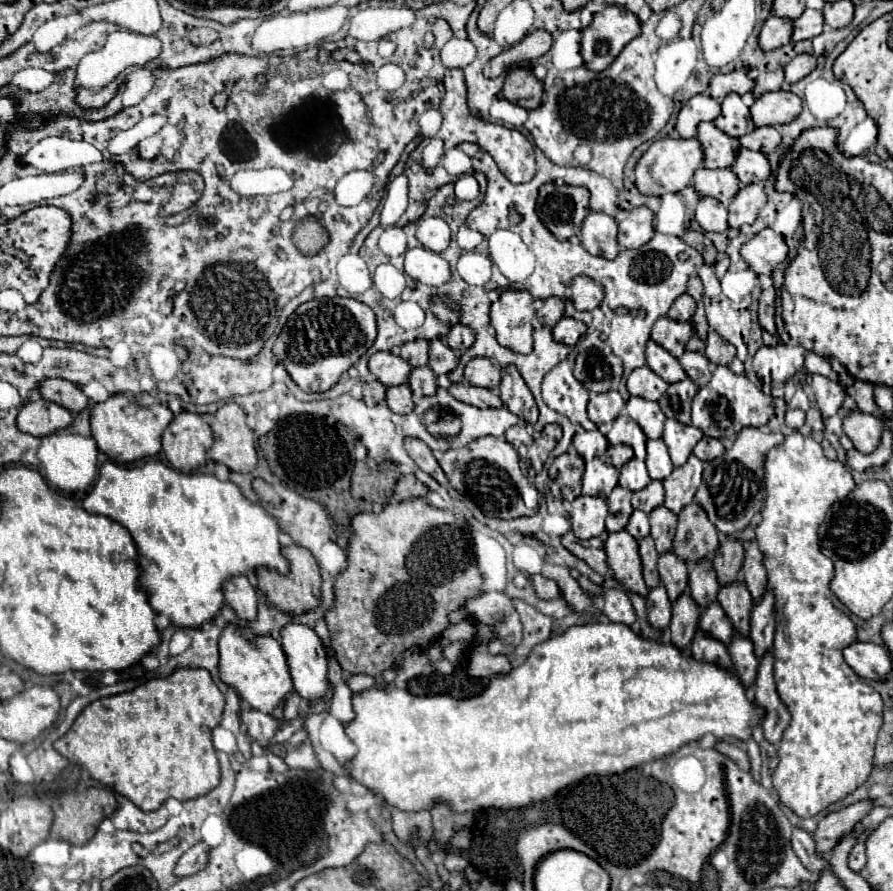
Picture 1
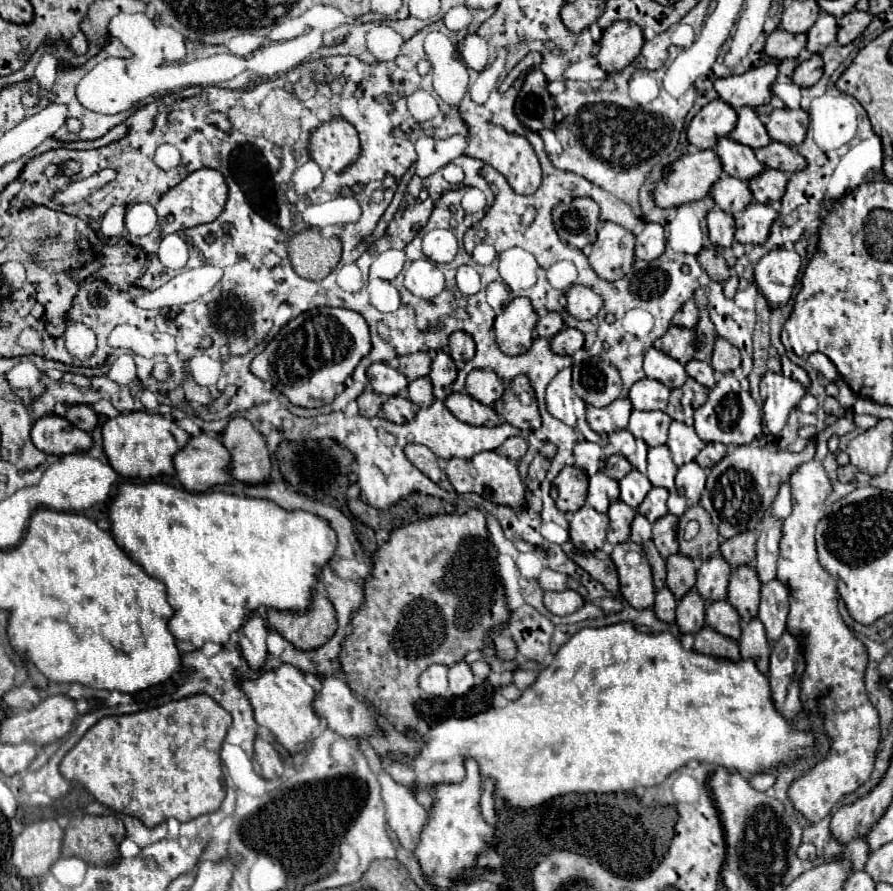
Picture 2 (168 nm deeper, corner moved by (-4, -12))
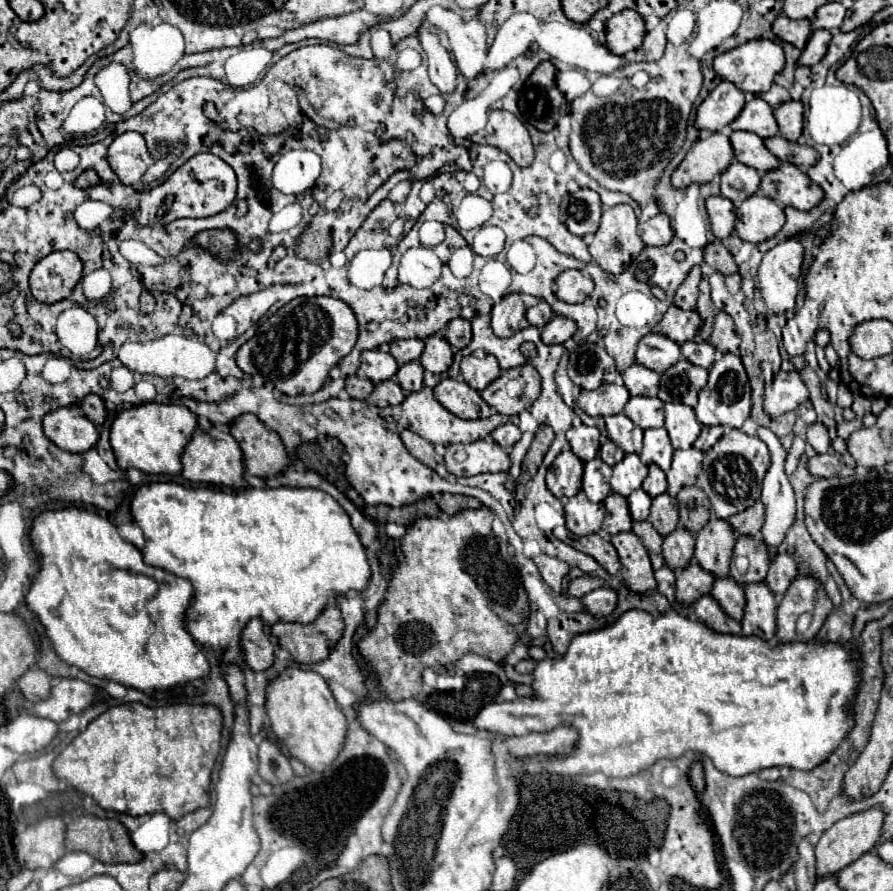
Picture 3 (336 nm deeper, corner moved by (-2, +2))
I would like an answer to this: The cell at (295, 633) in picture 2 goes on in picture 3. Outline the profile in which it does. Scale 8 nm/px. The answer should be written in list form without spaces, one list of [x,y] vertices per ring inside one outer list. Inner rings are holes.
[[[327,606],[321,616],[311,624],[277,622],[271,626],[271,634],[279,646],[289,650],[291,658],[299,664],[315,664],[325,660],[331,648],[343,636],[343,618],[339,608]]]

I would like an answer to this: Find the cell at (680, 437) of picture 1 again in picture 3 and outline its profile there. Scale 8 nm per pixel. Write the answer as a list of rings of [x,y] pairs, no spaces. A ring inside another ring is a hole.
[[[665,404],[665,430],[671,436],[673,448],[691,448],[701,432],[695,412],[687,404]]]

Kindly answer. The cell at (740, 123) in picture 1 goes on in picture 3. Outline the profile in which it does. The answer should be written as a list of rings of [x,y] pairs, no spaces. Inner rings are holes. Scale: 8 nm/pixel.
[[[759,96],[745,104],[743,112],[731,122],[731,128],[753,132],[753,134],[761,136],[763,140],[777,136],[777,132],[779,132],[777,120],[773,116],[773,108]]]

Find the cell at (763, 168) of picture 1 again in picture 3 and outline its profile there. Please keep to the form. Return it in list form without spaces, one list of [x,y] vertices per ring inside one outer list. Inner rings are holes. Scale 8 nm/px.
[[[781,164],[777,170],[767,172],[761,178],[761,192],[785,206],[809,212],[815,208],[825,192],[807,174],[803,174],[795,164]]]

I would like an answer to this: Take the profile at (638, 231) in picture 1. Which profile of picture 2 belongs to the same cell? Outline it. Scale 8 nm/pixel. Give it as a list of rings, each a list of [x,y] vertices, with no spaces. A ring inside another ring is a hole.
[[[645,224],[643,232],[635,236],[635,258],[641,260],[655,260],[665,250],[665,232],[661,224]]]

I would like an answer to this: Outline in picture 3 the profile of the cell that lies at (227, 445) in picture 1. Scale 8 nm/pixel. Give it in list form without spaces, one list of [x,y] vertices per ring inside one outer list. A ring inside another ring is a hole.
[[[243,414],[237,418],[237,422],[231,424],[231,436],[239,442],[243,454],[245,454],[245,464],[247,464],[247,474],[259,476],[259,478],[273,478],[279,472],[283,472],[289,466],[289,456],[285,452],[285,446],[275,430],[267,430],[263,422],[259,422],[257,416],[253,414]]]

